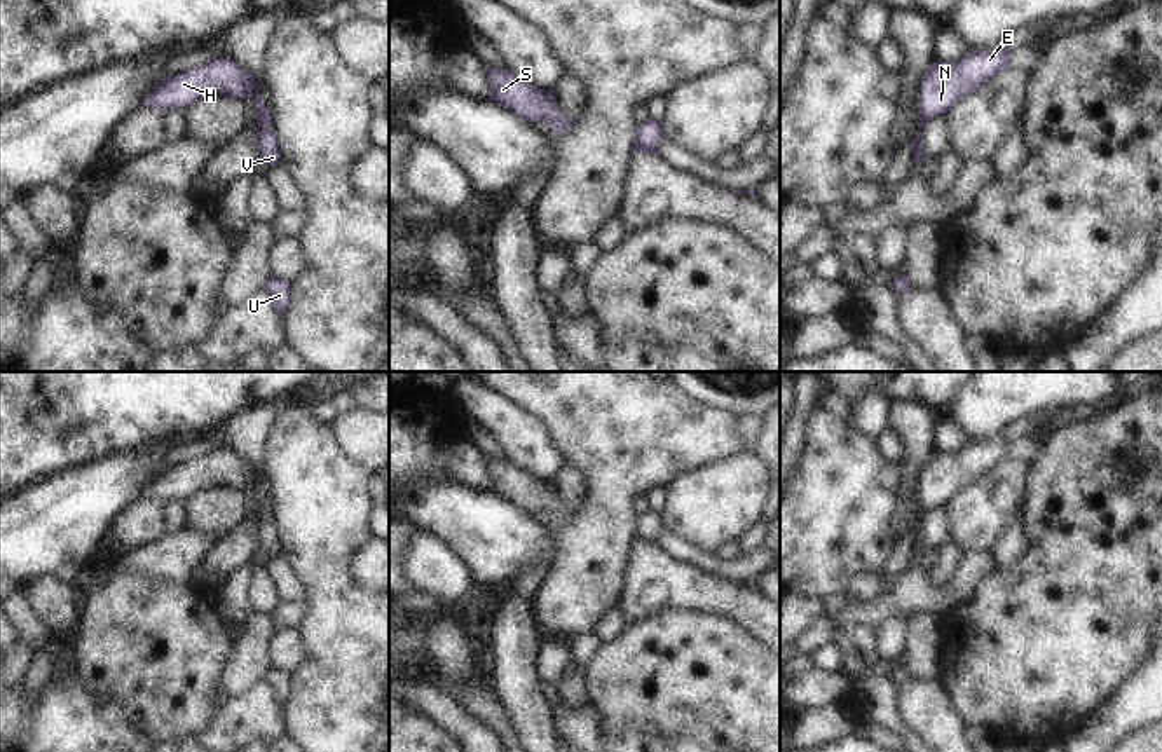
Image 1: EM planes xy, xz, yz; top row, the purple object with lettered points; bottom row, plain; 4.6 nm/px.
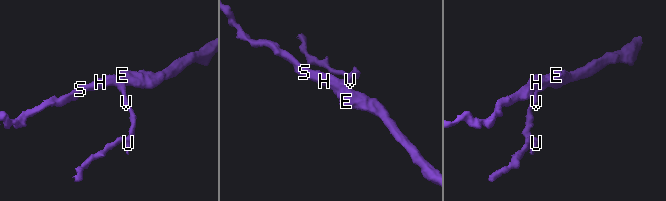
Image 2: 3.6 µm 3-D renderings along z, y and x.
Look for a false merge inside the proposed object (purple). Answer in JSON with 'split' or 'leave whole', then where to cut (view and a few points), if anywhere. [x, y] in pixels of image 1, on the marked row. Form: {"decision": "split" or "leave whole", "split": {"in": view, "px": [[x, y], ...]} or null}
{"decision": "leave whole", "split": null}

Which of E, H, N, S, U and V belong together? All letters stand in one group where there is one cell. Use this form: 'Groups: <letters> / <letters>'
Groups: E H N S U V.

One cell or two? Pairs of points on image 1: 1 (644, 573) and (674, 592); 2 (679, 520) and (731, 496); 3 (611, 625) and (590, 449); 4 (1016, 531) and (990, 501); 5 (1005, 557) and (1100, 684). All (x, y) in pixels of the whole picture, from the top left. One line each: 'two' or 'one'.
1: one
2: one
3: two
4: two
5: two

